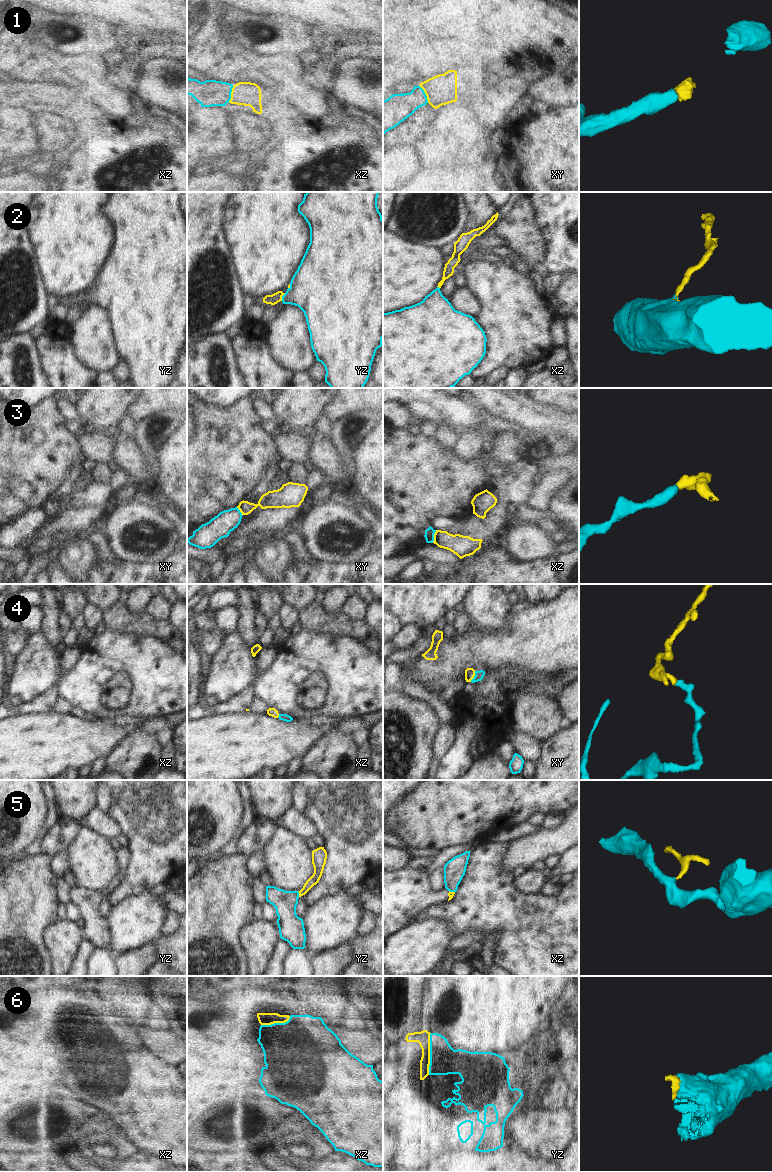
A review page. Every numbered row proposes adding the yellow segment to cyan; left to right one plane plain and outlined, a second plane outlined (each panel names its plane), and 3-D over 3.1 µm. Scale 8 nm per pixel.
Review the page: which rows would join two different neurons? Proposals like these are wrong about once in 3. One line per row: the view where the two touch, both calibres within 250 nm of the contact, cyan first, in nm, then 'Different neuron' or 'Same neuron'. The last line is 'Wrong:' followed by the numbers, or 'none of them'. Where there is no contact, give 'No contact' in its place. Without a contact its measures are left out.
1: Touches cyan in xy. Thickness 220 nm (cyan) against 240 nm. Same neuron
2: Touches cyan in yz. Thickness 360 nm (cyan) against 90 nm. Same neuron
3: Touches cyan in xz. Thickness 80 nm (cyan) against 170 nm. Different neuron
4: Touches cyan in xy. Thickness 70 nm (cyan) against 80 nm. Same neuron
5: Touches cyan in yz. Thickness 190 nm (cyan) against 80 nm. Same neuron
6: Touches cyan in yz. Thickness 240 nm (cyan) against 110 nm. Same neuron
Wrong: 3.

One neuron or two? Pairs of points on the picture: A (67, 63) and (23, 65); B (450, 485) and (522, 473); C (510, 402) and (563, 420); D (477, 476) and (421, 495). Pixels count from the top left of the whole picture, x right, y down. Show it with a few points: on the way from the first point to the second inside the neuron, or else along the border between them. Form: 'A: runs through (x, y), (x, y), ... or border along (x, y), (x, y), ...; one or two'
A: runs through (56, 65), (34, 65); one
B: border along (506, 465), (503, 472), (495, 476), (486, 488); two
C: runs through (523, 410), (535, 417), (550, 417); one
D: runs through (463, 481), (457, 482), (452, 487), (435, 487); one

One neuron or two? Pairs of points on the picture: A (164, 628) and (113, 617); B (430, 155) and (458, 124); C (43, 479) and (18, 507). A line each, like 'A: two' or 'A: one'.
A: one
B: one
C: one

